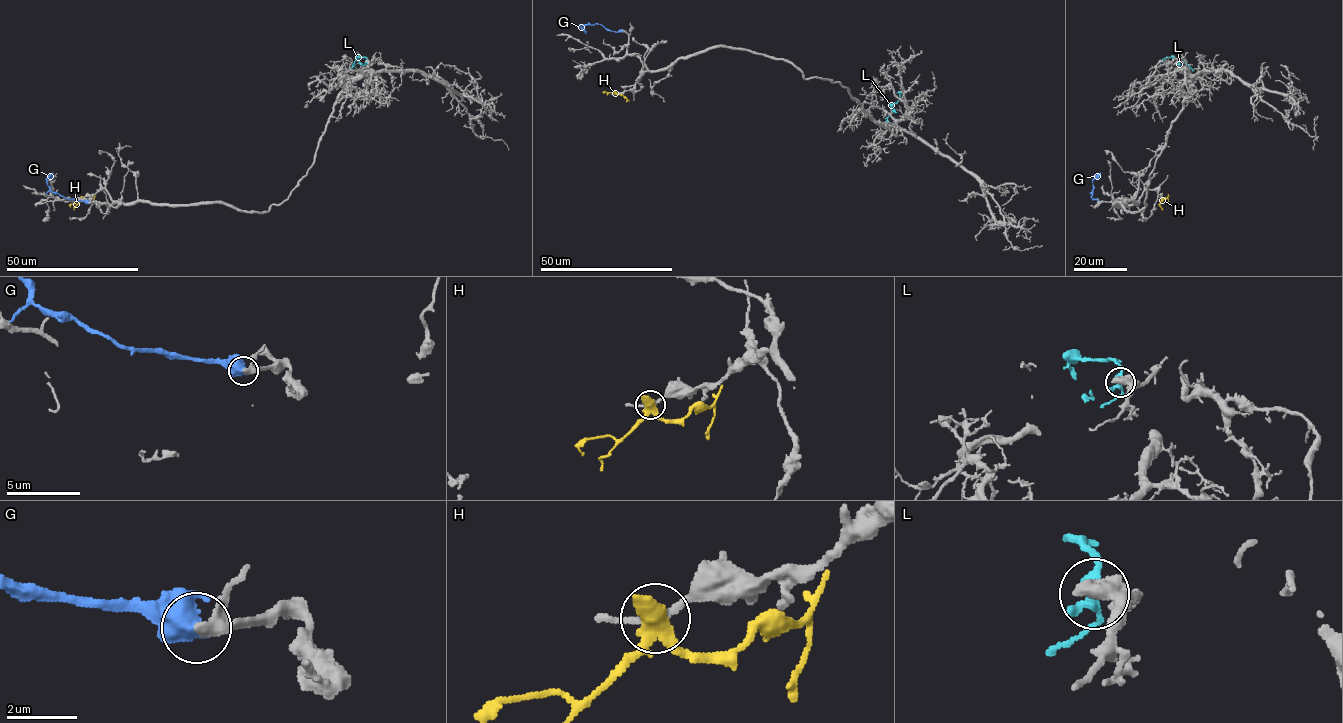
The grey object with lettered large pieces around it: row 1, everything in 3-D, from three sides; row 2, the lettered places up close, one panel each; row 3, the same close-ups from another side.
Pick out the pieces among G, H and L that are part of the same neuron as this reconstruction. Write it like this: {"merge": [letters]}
{"merge": ["G"]}

